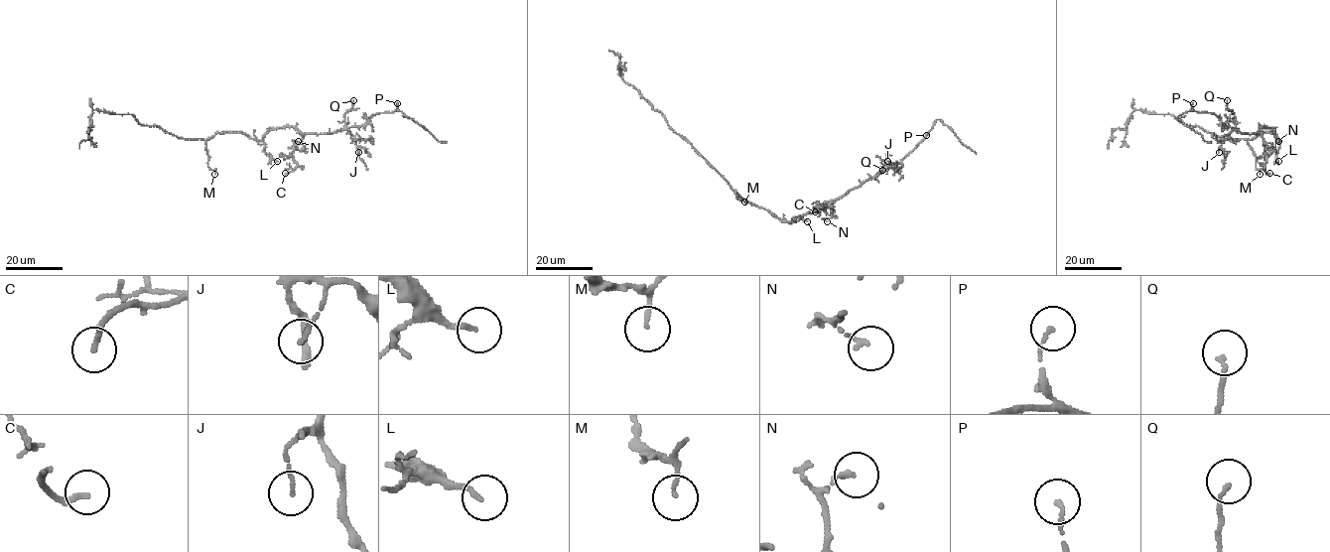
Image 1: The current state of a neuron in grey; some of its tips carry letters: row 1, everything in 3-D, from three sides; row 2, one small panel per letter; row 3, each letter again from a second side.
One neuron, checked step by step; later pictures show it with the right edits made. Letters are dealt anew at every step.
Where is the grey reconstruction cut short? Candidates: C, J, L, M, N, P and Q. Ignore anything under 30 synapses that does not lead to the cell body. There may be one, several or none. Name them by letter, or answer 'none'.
none

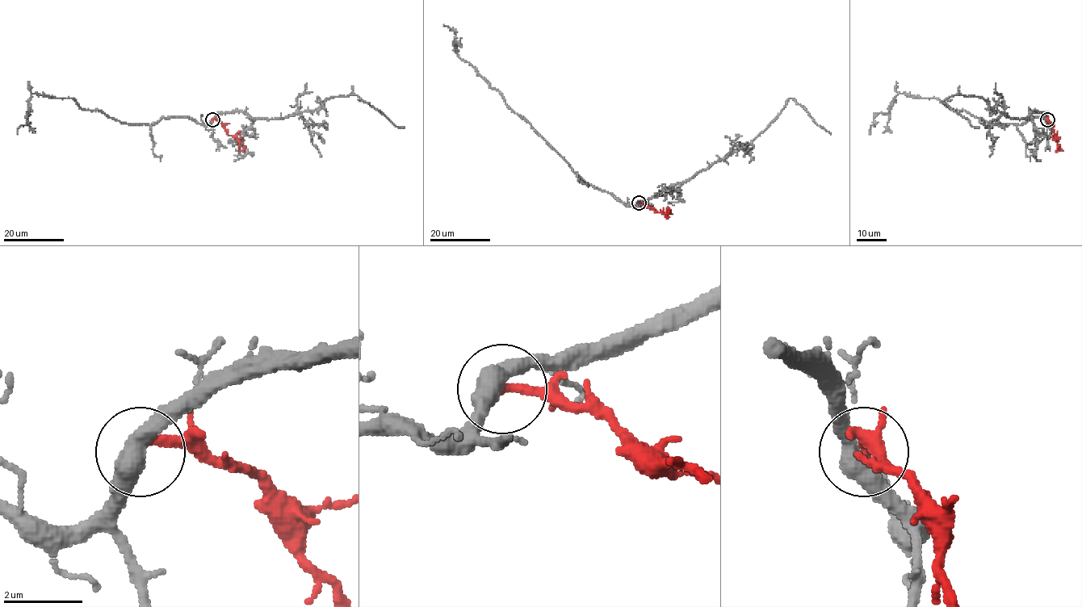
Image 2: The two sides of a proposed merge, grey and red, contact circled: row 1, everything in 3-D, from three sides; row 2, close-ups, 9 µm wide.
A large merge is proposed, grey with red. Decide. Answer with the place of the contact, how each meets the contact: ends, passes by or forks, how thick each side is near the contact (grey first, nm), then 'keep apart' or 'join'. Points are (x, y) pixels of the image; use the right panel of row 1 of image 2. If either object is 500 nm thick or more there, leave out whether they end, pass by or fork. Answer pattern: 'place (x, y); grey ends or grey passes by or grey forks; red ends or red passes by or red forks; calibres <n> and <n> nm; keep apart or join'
place (1047, 119); grey passes by; red ends; calibres 480 and 240 nm; join

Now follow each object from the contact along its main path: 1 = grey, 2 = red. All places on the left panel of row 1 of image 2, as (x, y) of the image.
1: (212, 120), (203, 125), (168, 117), (129, 124), (83, 110), (72, 98), (31, 94), (26, 123), (17, 133)
2: (212, 120), (221, 122), (229, 135), (240, 144), (239, 150), (242, 151)

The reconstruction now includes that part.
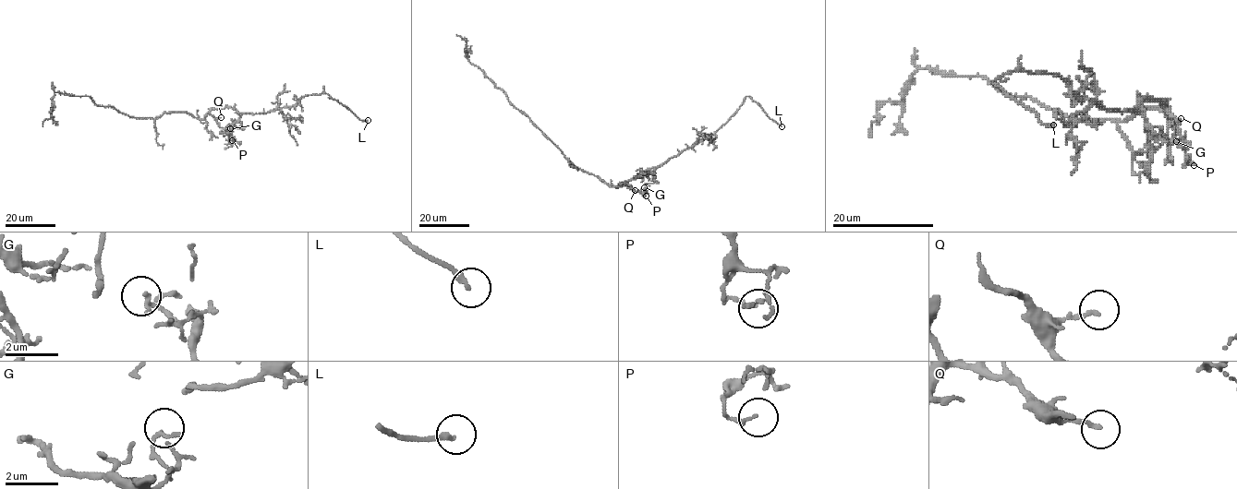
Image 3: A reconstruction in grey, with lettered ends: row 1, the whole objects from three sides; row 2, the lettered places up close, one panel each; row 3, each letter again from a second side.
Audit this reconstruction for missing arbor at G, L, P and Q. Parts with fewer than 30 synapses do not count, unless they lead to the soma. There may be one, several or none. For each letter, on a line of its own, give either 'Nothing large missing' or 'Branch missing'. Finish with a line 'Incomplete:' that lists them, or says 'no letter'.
G: Nothing large missing
L: Branch missing
P: Nothing large missing
Q: Nothing large missing
Incomplete: L

